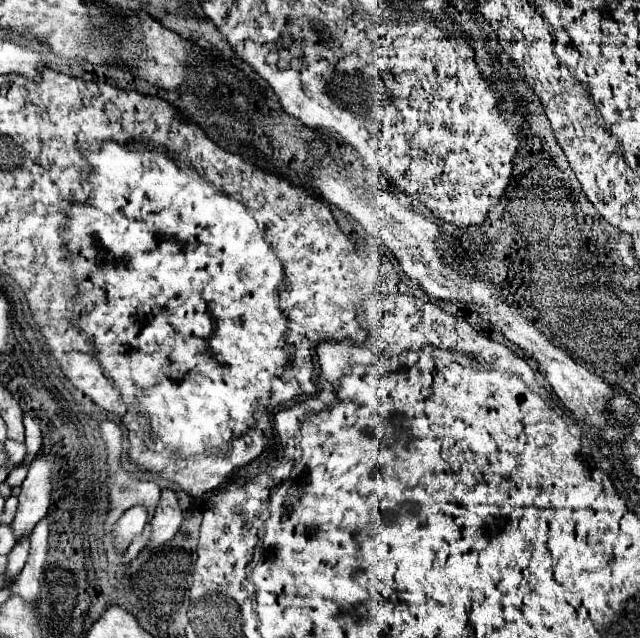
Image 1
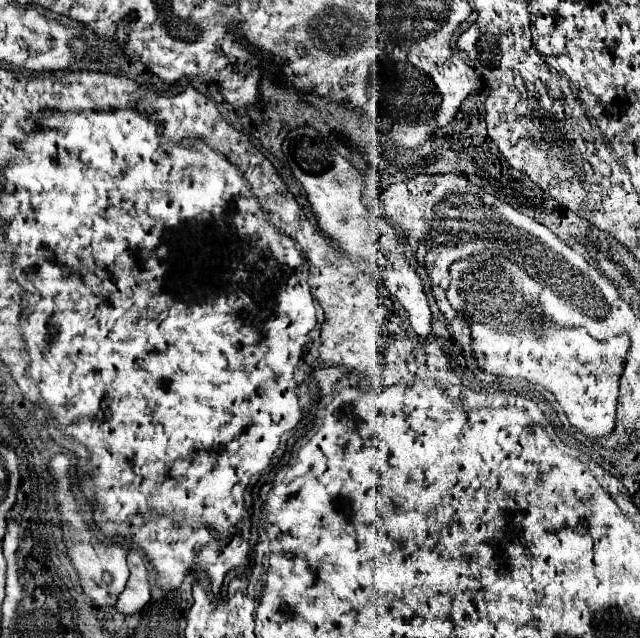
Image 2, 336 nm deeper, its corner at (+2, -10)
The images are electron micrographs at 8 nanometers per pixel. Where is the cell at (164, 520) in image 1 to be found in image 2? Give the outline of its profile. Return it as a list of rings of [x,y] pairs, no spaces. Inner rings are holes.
[[[131,550],[127,556],[127,566],[129,566],[129,580],[125,590],[119,594],[119,600],[115,604],[115,610],[123,616],[131,616],[139,612],[149,600],[149,576],[147,568],[143,562],[143,556],[137,550]]]

